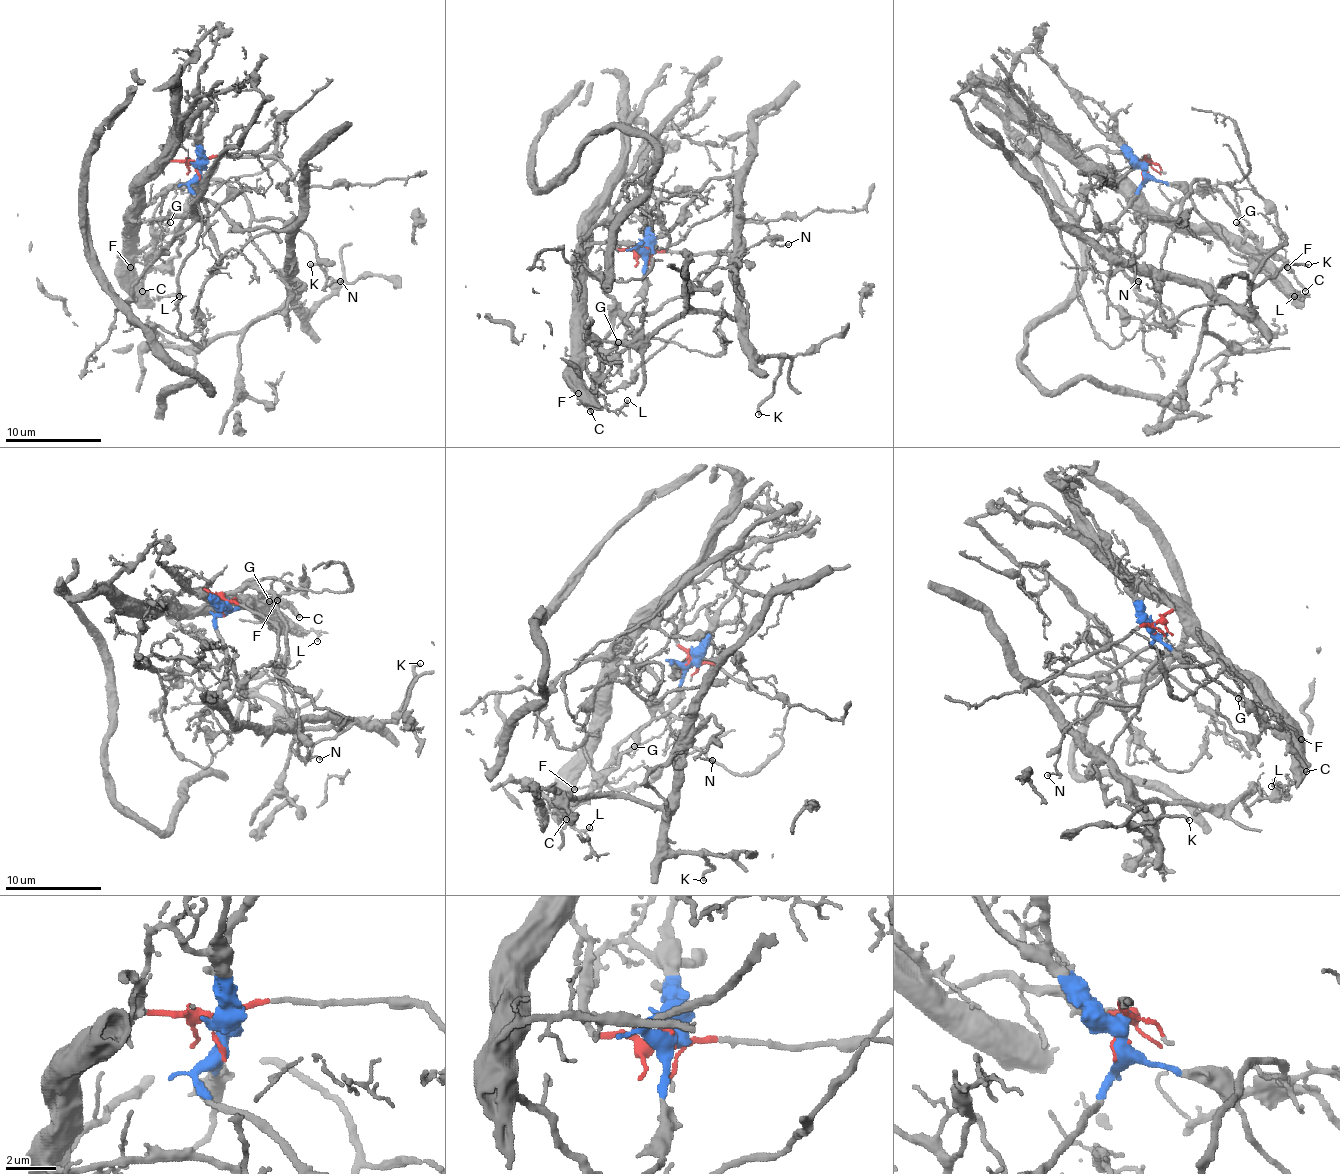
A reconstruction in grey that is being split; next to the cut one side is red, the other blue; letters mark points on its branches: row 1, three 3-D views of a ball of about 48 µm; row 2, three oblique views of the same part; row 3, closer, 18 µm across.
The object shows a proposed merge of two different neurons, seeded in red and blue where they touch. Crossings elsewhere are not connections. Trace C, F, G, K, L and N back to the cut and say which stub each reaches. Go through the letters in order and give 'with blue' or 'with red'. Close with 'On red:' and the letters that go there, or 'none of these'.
C: with red
F: with red
G: with red
K: with blue
L: with red
N: with red
On red: C, F, G, L, N

